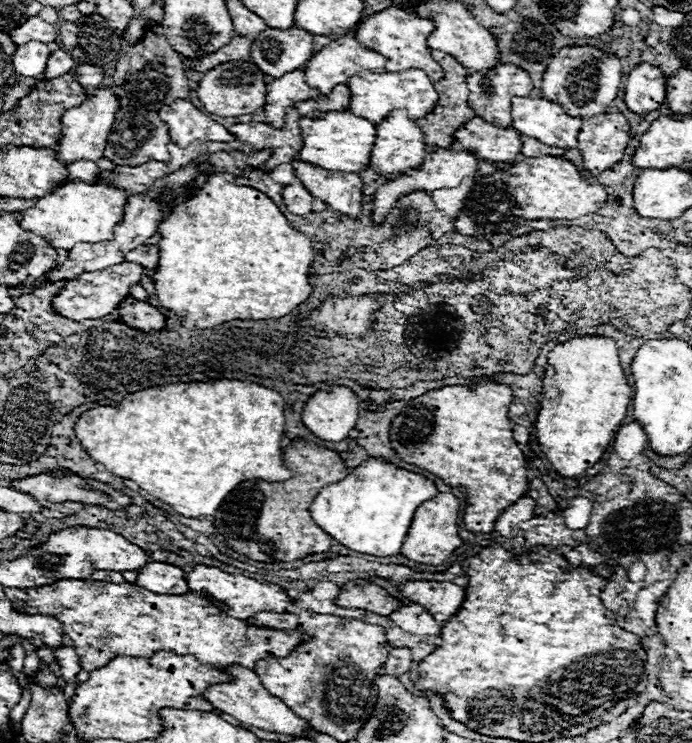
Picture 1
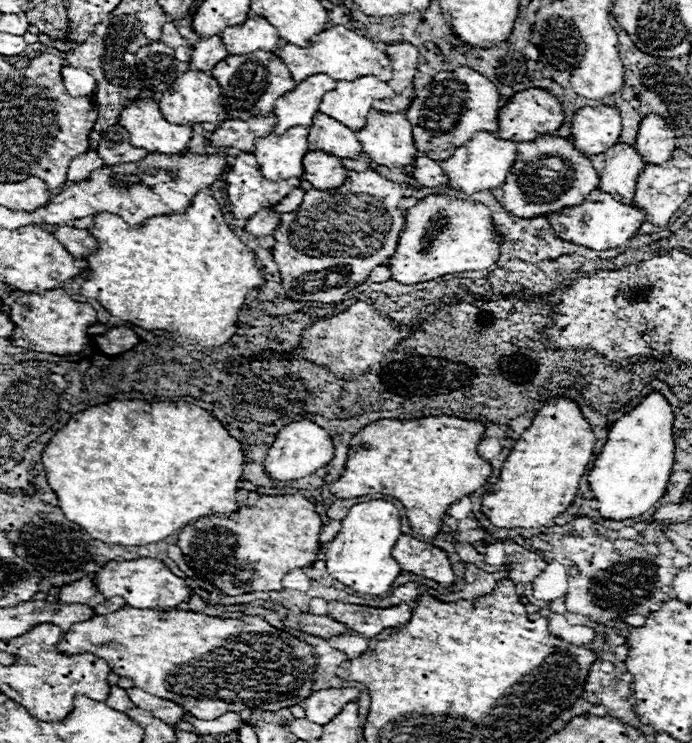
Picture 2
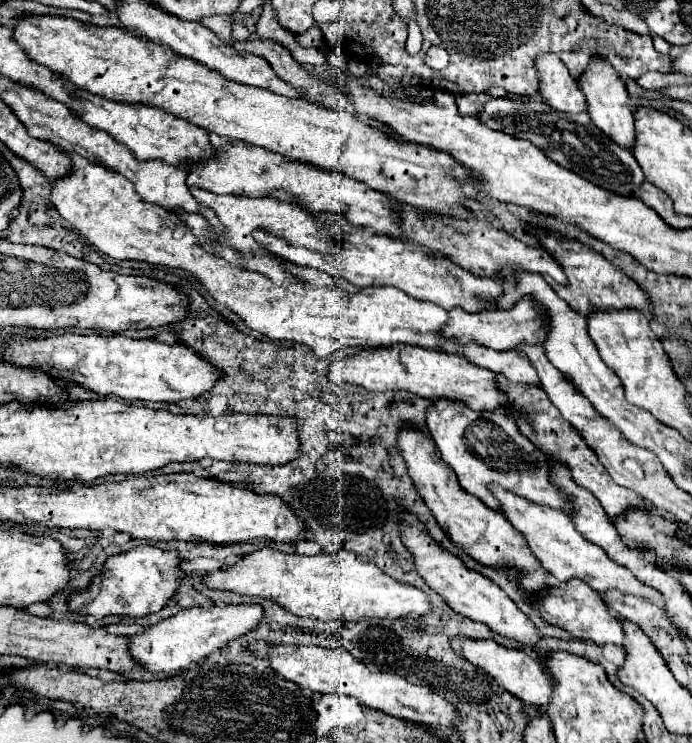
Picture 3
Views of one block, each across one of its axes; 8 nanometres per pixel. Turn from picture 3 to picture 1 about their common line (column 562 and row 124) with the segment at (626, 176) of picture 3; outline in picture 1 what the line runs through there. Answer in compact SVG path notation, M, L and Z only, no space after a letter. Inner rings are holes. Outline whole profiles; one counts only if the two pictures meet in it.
M124 106L116 116L116 124L112 124L112 132L108 134L108 146L104 148L104 158L114 162L116 166L140 166L148 160L168 162L170 160L168 144L170 144L168 124L164 124L158 112Z

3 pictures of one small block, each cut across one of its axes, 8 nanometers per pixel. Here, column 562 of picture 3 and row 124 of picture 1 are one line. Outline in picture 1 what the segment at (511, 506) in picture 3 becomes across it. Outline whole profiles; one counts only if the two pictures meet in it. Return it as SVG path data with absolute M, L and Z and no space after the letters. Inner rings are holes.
M512 98L512 128L522 136L536 138L548 146L576 148L582 128L580 116L568 116L558 102L544 98Z

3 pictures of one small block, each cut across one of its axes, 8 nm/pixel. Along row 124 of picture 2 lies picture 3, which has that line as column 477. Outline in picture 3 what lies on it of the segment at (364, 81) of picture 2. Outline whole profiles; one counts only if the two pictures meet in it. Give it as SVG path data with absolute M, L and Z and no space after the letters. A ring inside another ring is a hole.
M70 154L74 172L66 180L56 180L52 186L50 202L56 206L62 218L74 224L100 252L116 260L138 260L148 264L166 266L172 270L184 270L198 278L204 290L214 296L218 304L238 314L250 330L256 330L268 338L300 342L318 358L326 358L338 348L360 346L380 348L394 344L414 344L422 348L440 348L444 352L462 354L478 366L486 366L496 374L504 374L508 380L540 384L538 374L526 356L506 350L490 350L478 344L462 346L458 342L440 338L440 328L448 320L448 312L436 304L414 300L390 286L352 288L344 280L334 280L314 268L302 268L283 260L285 268L296 280L274 284L268 276L240 268L226 262L214 252L208 252L192 234L192 230L172 212L154 208L140 200L134 184L124 176L92 164L82 156Z

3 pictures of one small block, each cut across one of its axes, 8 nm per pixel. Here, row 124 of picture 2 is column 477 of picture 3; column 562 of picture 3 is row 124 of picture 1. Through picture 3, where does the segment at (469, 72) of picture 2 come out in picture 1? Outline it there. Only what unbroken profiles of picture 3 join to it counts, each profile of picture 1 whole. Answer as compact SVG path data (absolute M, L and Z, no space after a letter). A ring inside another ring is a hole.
M498 64L496 68L488 70L488 72L470 72L468 74L468 106L476 112L476 116L484 118L490 124L502 126L502 128L510 128L512 126L512 104L510 98L512 96L528 96L532 92L532 80L528 76L528 72L524 72L522 68L516 68L514 64Z

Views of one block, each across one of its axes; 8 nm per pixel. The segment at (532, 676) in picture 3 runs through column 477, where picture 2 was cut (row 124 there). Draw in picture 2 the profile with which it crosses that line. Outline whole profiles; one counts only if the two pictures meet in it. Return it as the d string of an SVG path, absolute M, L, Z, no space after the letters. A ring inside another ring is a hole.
M648 114L640 122L634 148L646 164L664 164L672 158L672 152L676 150L676 138L660 116Z

